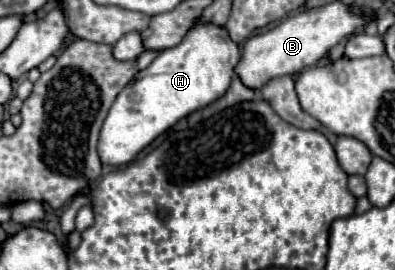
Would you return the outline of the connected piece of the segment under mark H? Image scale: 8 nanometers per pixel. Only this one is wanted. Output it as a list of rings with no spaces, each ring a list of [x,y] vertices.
[[[194,21],[180,45],[162,51],[146,69],[138,71],[136,79],[132,79],[116,97],[100,129],[98,155],[102,165],[128,165],[174,123],[222,97],[232,81],[238,59],[240,45],[230,39],[226,27]]]

